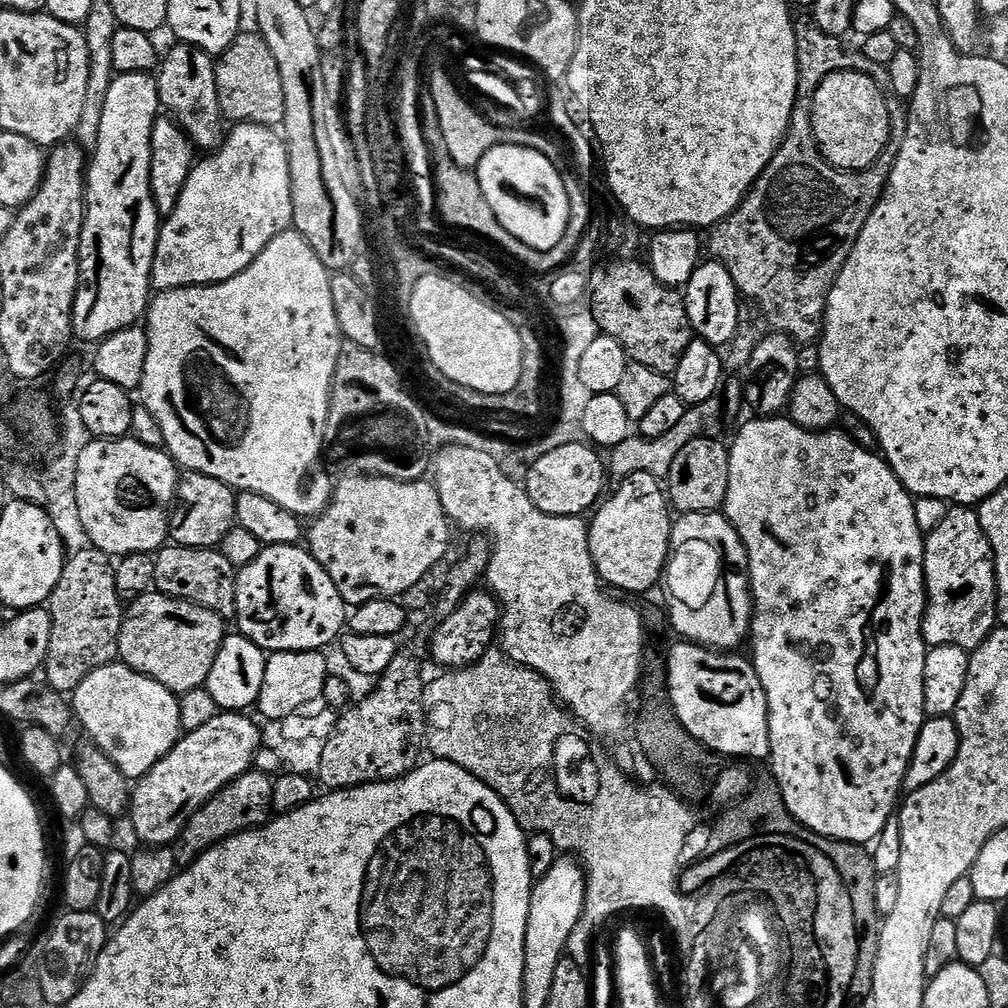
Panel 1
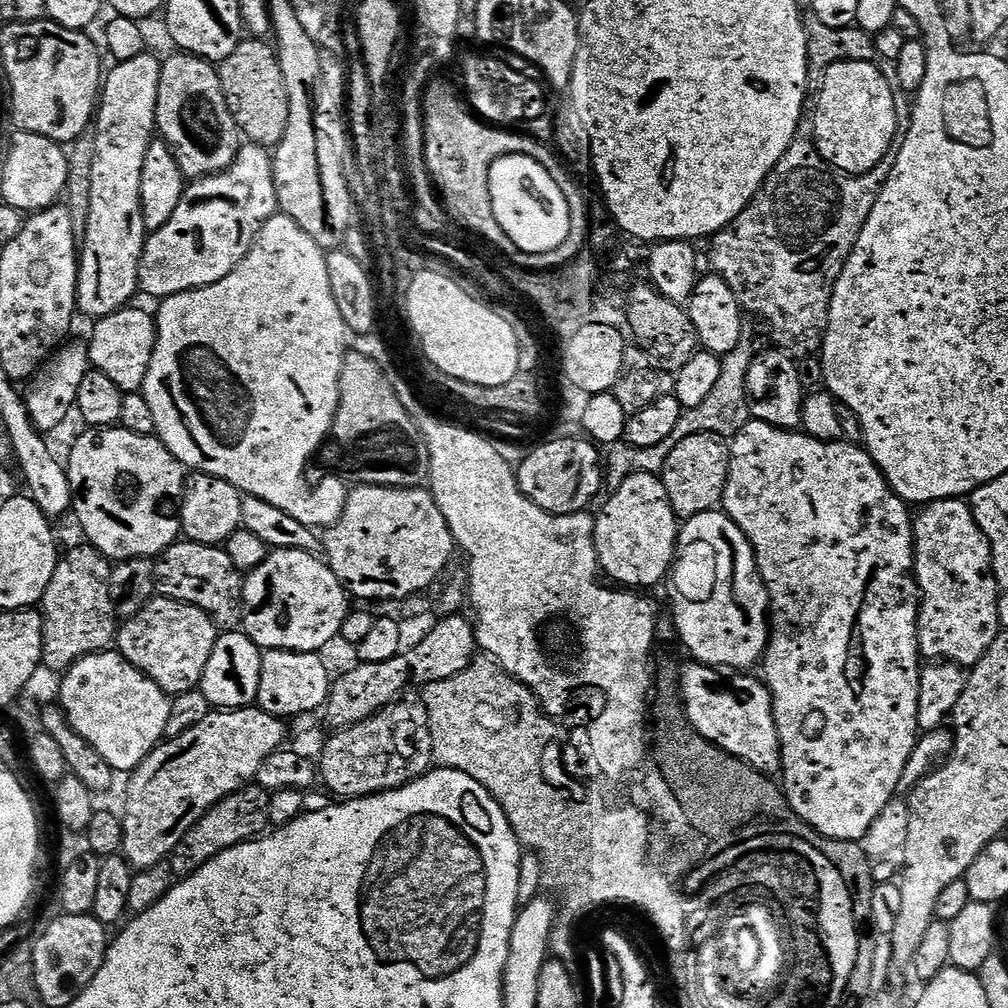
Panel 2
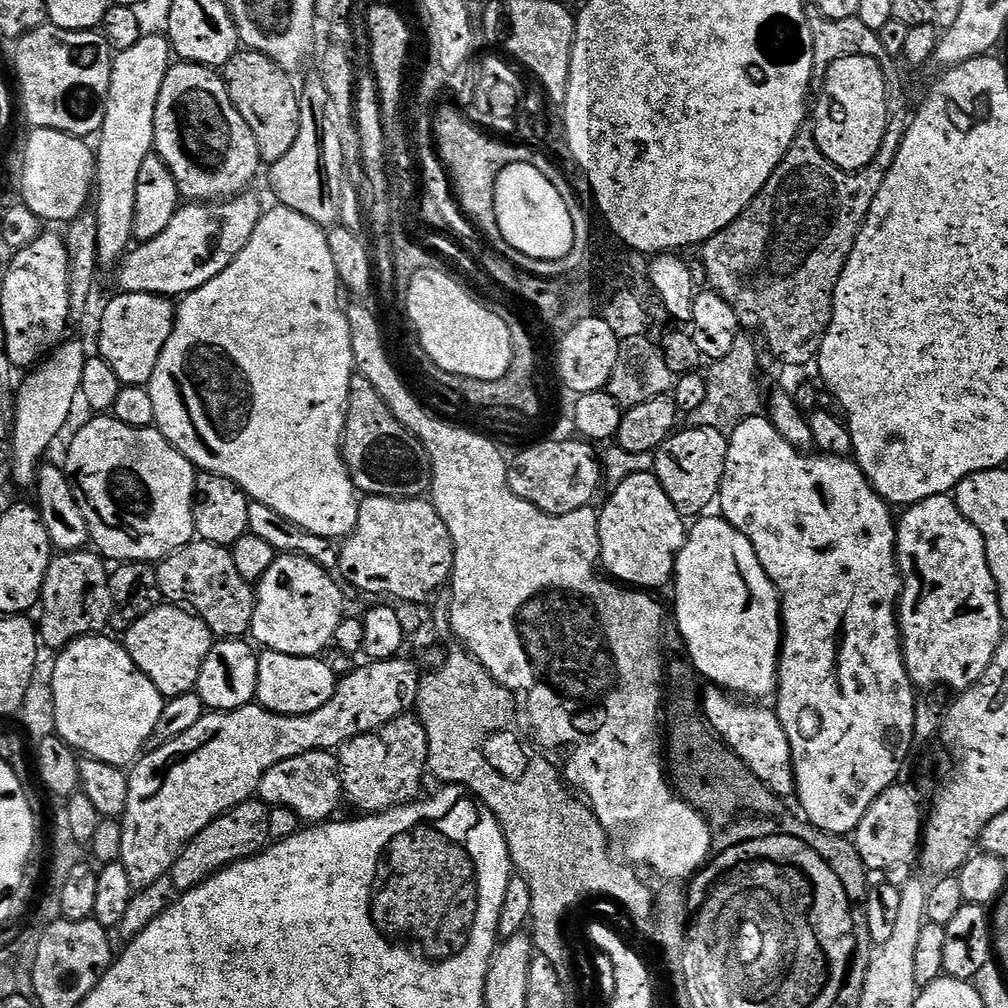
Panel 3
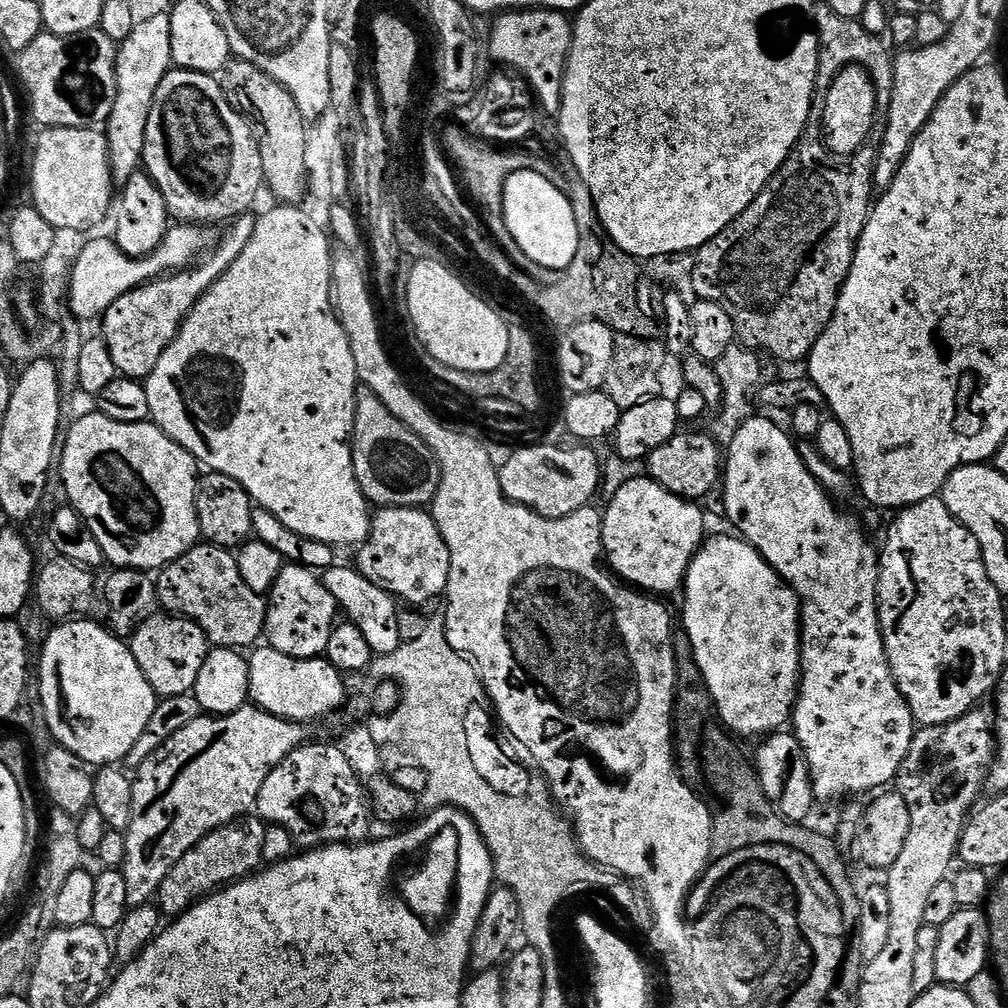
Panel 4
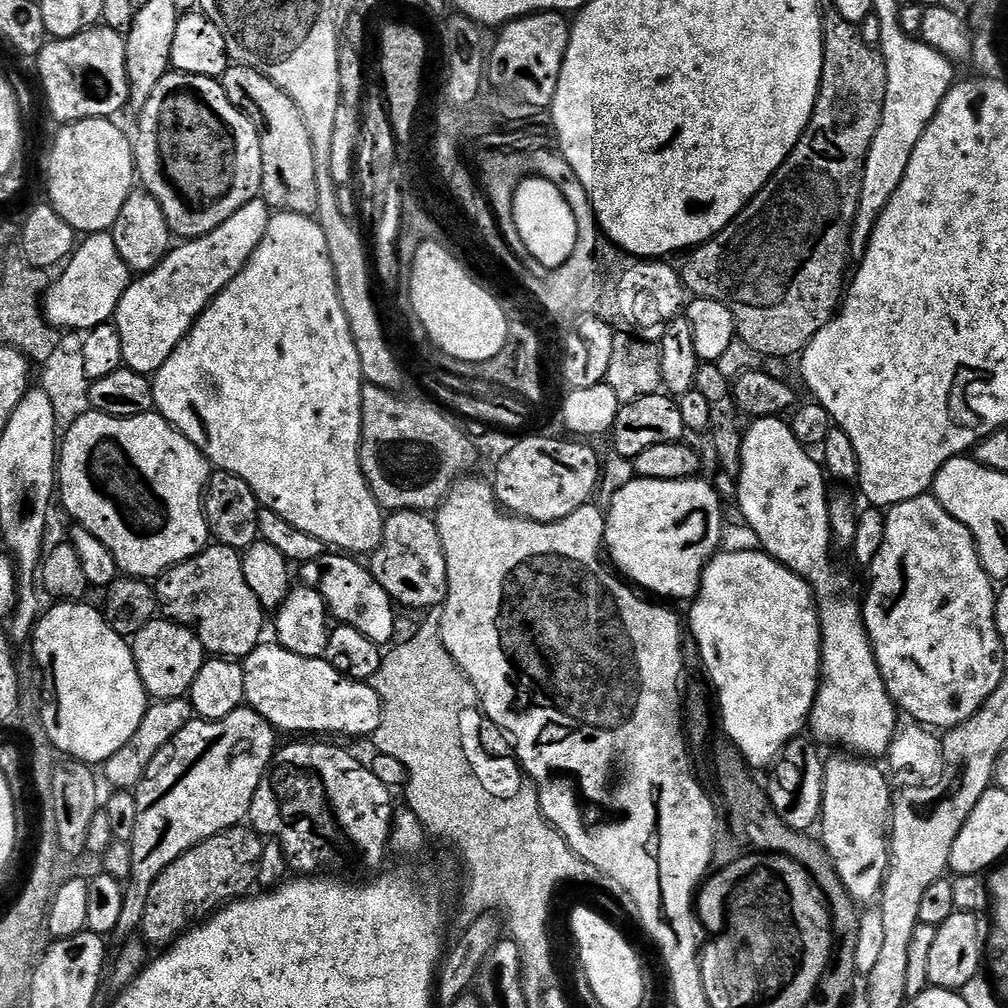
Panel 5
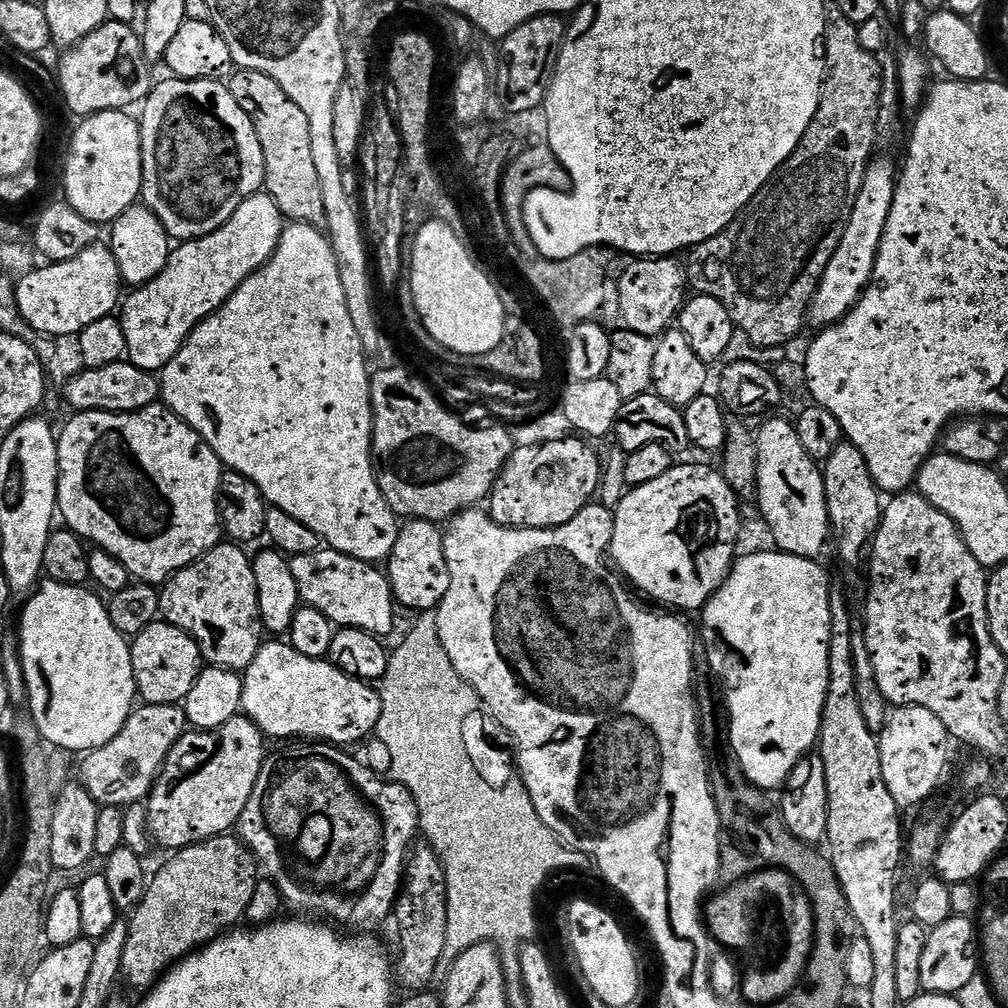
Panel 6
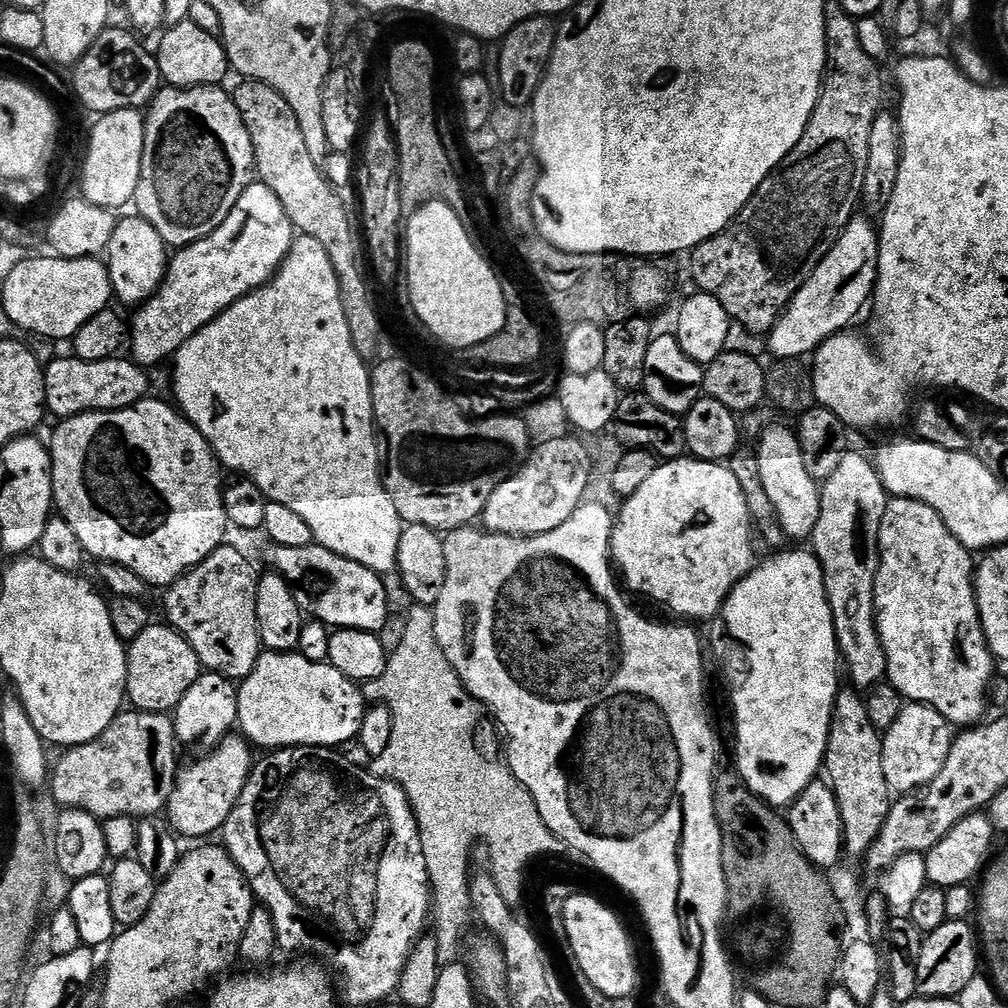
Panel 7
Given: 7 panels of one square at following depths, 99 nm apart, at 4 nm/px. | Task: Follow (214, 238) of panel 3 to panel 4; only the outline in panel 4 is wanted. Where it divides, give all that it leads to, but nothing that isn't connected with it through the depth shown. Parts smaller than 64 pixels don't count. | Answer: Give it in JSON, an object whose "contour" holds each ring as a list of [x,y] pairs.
{"contour":[[[177,223],[169,227],[158,250],[142,258],[122,254],[122,250],[112,238],[90,241],[81,250],[80,257],[72,268],[72,285],[68,288],[68,296],[72,299],[73,314],[80,320],[103,317],[104,312],[110,310],[110,306],[114,306],[114,302],[118,302],[118,298],[122,298],[130,290],[141,288],[152,280],[159,280],[161,276],[191,268],[205,255],[209,247],[208,236],[204,232],[207,231],[201,225]]]}

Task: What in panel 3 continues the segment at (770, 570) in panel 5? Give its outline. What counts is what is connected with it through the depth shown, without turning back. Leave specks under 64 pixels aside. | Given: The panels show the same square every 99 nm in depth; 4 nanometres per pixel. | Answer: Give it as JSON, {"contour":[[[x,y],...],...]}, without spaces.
{"contour":[[[708,514],[693,524],[696,525],[687,529],[674,573],[676,624],[688,647],[687,659],[709,685],[723,688],[726,692],[752,702],[767,701],[764,699],[767,696],[769,699],[778,687],[780,674],[780,595],[766,570],[762,570],[762,562],[758,562],[754,546],[750,546],[748,539],[734,526],[730,526],[727,520],[716,514]]]}

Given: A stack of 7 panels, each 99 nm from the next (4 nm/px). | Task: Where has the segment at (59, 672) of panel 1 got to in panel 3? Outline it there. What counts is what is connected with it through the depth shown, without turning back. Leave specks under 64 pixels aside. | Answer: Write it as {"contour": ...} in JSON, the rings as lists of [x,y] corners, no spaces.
{"contour":[[[95,550],[65,552],[52,559],[46,570],[46,578],[40,591],[40,603],[38,605],[38,613],[40,612],[38,636],[44,646],[59,650],[78,638],[95,636],[103,633],[109,627],[108,619],[112,613],[110,586],[108,585],[109,575],[109,565],[104,557]]]}

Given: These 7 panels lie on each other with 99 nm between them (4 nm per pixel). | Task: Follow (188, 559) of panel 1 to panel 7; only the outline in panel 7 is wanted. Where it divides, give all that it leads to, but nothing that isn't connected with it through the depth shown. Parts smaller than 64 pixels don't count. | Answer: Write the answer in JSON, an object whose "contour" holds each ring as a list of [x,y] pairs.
{"contour":[[[215,548],[206,559],[173,584],[167,585],[164,612],[167,623],[180,632],[208,672],[243,682],[262,651],[258,626],[258,571],[236,548]]]}

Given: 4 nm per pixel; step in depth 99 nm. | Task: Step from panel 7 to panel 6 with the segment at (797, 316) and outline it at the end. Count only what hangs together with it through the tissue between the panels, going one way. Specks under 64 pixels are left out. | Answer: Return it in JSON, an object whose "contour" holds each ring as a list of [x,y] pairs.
{"contour":[[[879,156],[868,162],[864,185],[862,190],[858,190],[858,198],[854,198],[854,210],[850,210],[850,222],[842,234],[842,242],[838,242],[834,250],[834,258],[830,258],[820,284],[816,287],[816,293],[812,296],[807,323],[813,324],[816,330],[830,328],[840,323],[860,301],[860,296],[872,280],[882,234],[890,218],[890,206],[894,202],[898,179],[897,161],[895,164],[890,157]]]}

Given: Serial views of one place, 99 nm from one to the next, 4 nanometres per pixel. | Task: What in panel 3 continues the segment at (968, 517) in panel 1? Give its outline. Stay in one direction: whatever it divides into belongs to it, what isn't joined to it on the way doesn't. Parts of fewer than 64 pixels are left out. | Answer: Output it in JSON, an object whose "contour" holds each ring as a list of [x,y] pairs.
{"contour":[[[945,494],[934,498],[926,498],[917,504],[907,505],[903,512],[904,517],[899,517],[896,526],[896,563],[900,566],[902,581],[898,619],[900,621],[900,644],[904,648],[904,665],[908,671],[908,677],[911,678],[917,689],[930,688],[926,690],[932,690],[935,684],[941,684],[944,688],[953,688],[953,693],[959,694],[966,691],[970,686],[974,686],[974,682],[978,682],[978,678],[982,678],[982,674],[986,674],[986,666],[990,666],[1000,641],[1005,635],[1006,617],[1000,613],[1000,599],[996,593],[996,583],[990,574],[984,539],[980,531],[962,514],[962,510],[958,510],[955,499],[951,495]]]}

